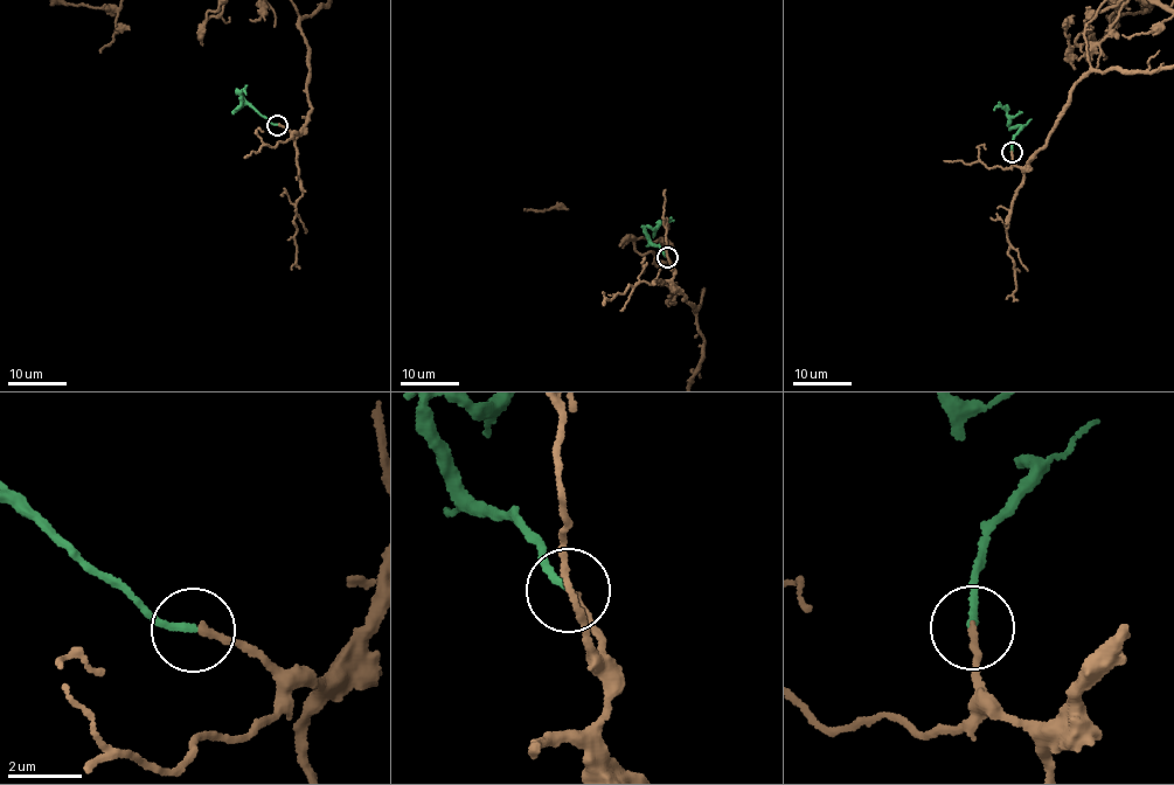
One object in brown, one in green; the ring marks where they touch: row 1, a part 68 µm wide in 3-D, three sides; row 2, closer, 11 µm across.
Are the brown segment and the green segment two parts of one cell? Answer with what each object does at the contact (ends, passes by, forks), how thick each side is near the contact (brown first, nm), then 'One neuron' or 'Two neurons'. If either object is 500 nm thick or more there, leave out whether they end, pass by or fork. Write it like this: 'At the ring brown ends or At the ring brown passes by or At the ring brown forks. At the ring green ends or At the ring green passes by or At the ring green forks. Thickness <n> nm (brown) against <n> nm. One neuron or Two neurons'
At the ring brown ends. At the ring green ends. Thickness 190 nm (brown) against 200 nm. One neuron

